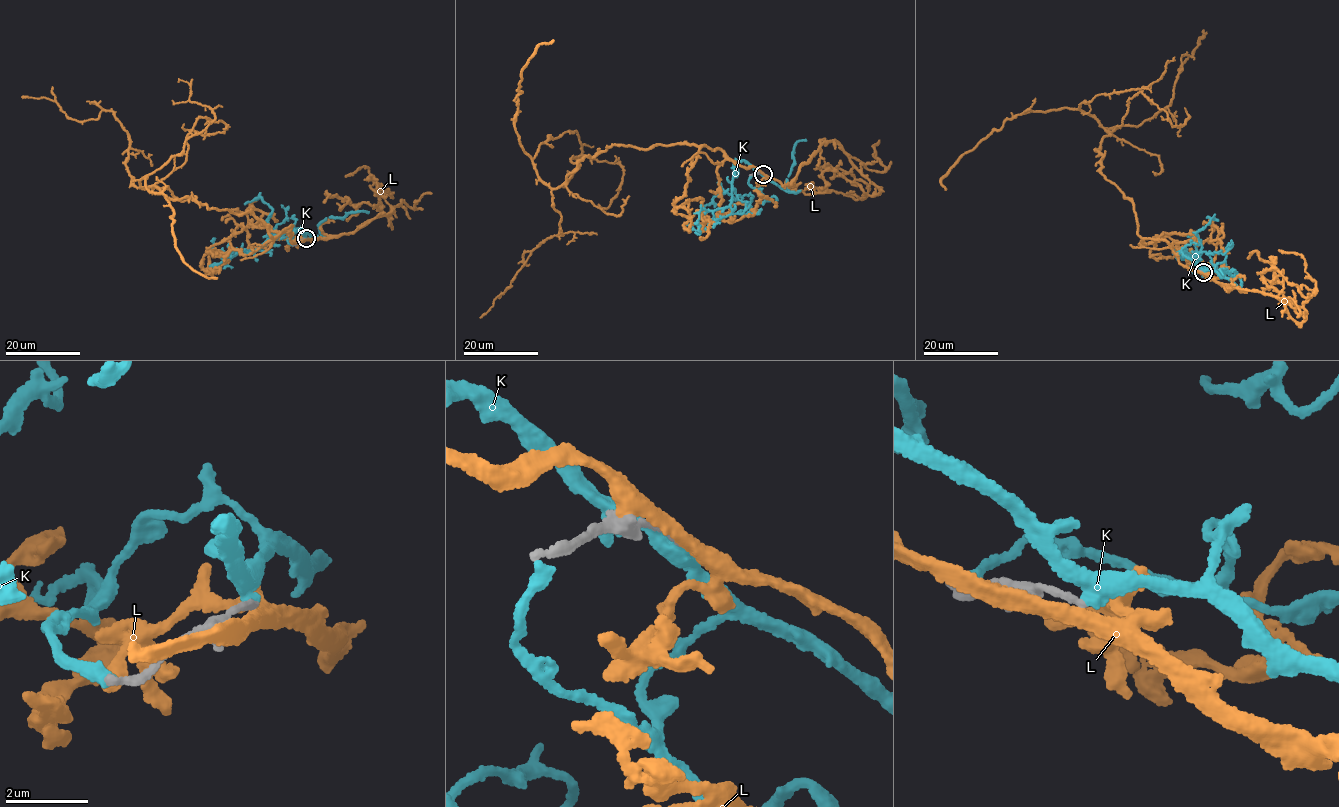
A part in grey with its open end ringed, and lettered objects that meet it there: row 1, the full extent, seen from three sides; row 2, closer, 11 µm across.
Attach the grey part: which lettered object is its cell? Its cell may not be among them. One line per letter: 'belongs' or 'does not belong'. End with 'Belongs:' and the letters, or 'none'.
K: does not belong
L: does not belong
Belongs: none

